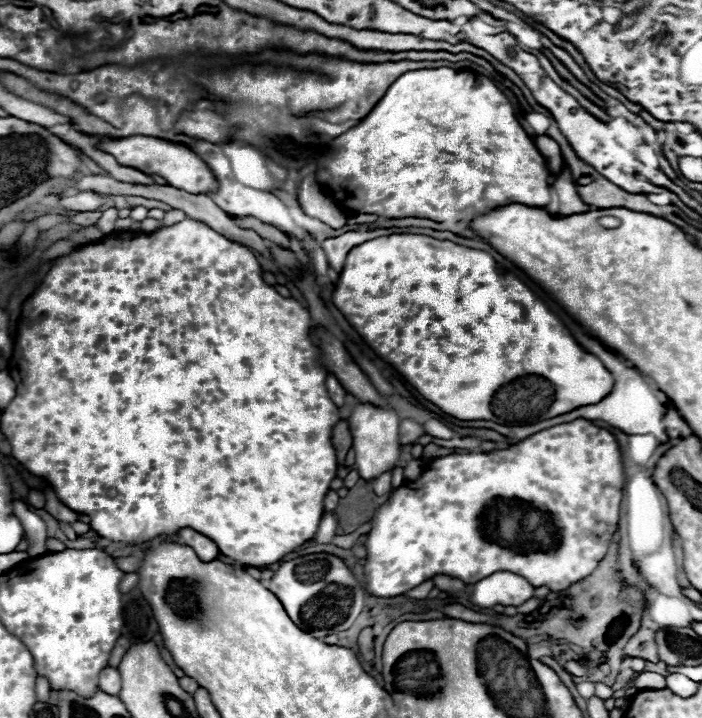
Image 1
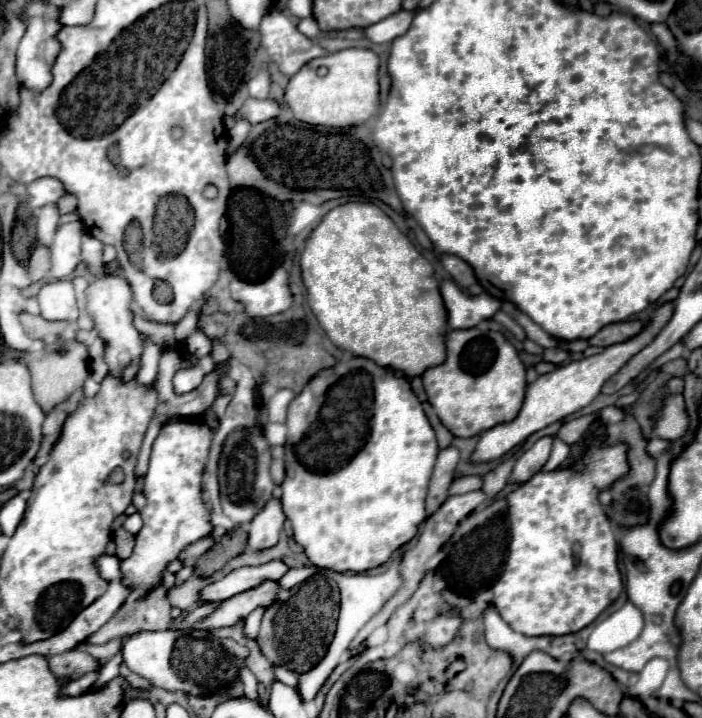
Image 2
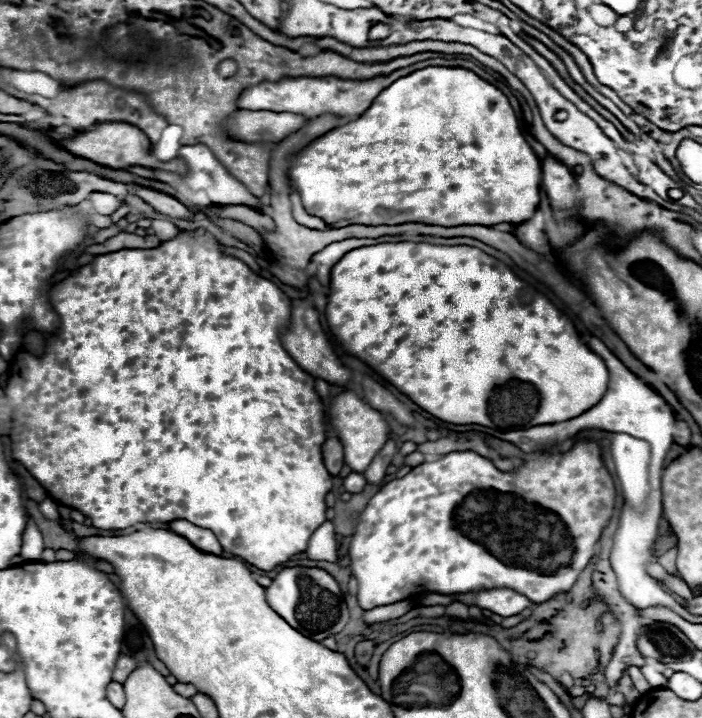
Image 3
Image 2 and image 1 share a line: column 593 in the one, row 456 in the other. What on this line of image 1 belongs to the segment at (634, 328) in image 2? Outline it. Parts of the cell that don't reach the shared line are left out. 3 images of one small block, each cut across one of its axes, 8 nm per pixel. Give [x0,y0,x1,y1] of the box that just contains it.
[332,420,352,464]

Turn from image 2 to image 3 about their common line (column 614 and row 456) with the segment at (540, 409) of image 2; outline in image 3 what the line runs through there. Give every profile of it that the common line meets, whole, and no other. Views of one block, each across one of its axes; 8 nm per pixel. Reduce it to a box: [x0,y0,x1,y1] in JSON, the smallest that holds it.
[328,392,388,472]

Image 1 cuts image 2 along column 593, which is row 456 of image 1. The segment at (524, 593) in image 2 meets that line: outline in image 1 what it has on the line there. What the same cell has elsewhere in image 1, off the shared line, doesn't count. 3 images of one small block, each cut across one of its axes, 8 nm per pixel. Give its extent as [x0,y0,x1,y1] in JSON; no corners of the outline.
[364,418,626,598]

